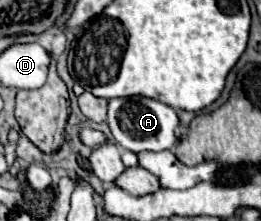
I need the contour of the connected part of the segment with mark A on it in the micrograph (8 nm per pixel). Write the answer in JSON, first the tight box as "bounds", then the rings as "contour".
{"bounds":[106,95,180,153],"contour":[[[134,95],[134,97],[116,97],[108,101],[108,119],[106,119],[112,137],[116,143],[124,149],[130,149],[132,153],[138,151],[162,151],[162,149],[172,149],[178,141],[176,133],[180,129],[180,121],[176,111],[150,97]]]}

